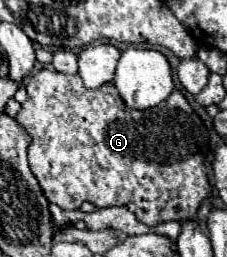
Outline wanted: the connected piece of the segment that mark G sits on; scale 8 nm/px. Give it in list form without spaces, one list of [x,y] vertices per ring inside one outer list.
[[[41,69],[25,85],[29,99],[17,113],[17,121],[31,135],[29,165],[43,187],[45,197],[61,209],[79,209],[83,201],[95,207],[123,205],[137,221],[153,227],[165,221],[193,219],[201,201],[209,195],[211,185],[205,173],[205,153],[209,149],[209,131],[193,111],[181,91],[173,91],[159,107],[135,111],[123,103],[113,83],[97,89],[83,87],[79,75]]]

